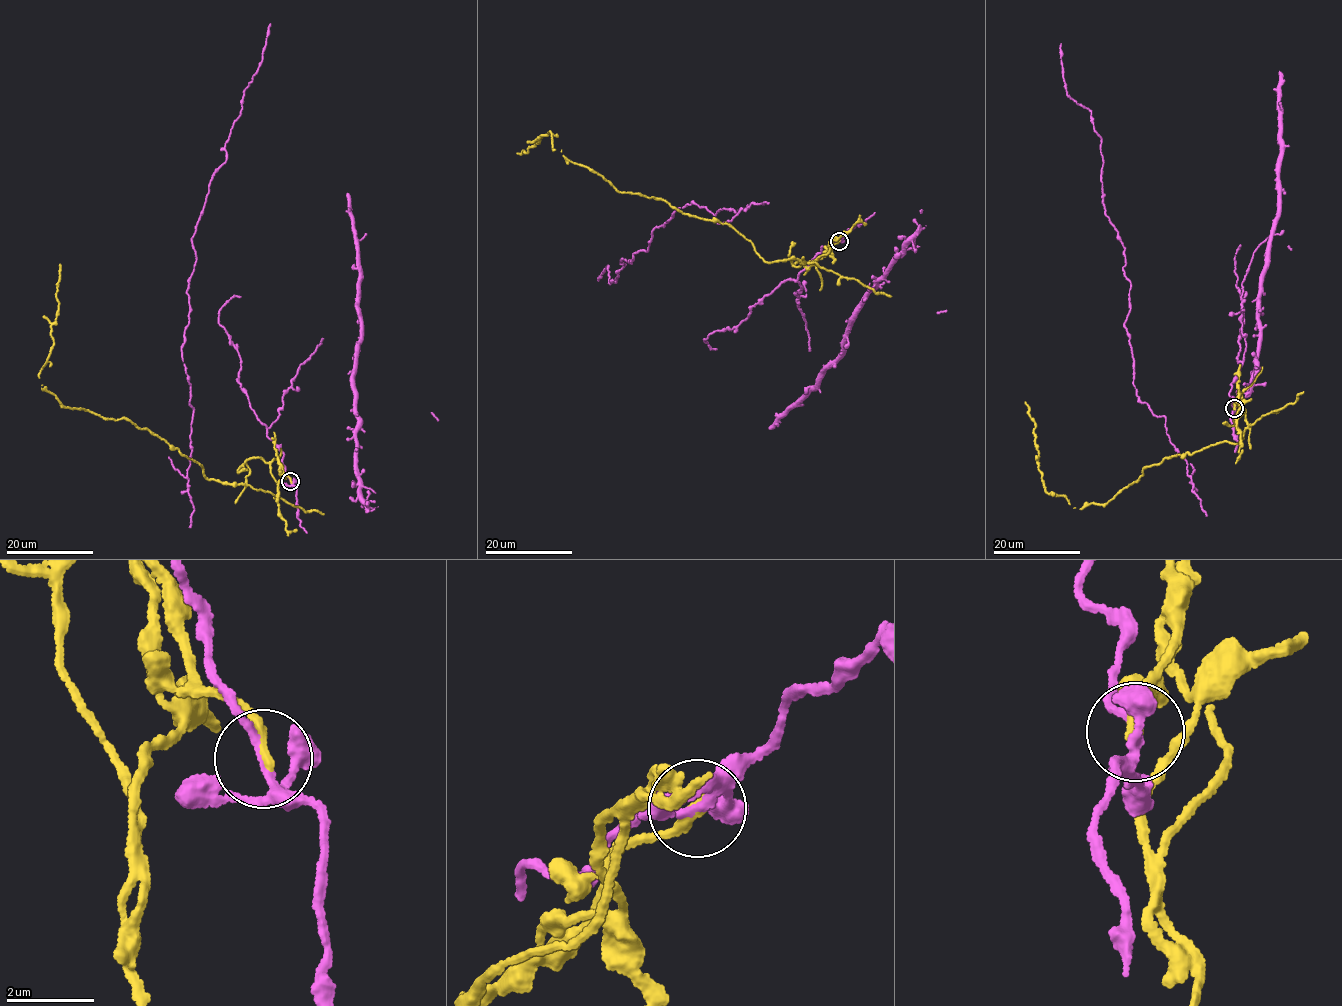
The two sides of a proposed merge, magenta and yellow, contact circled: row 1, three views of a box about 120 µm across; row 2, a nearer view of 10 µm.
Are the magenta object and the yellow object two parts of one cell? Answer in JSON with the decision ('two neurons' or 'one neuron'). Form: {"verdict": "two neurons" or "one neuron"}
{"verdict": "two neurons"}

